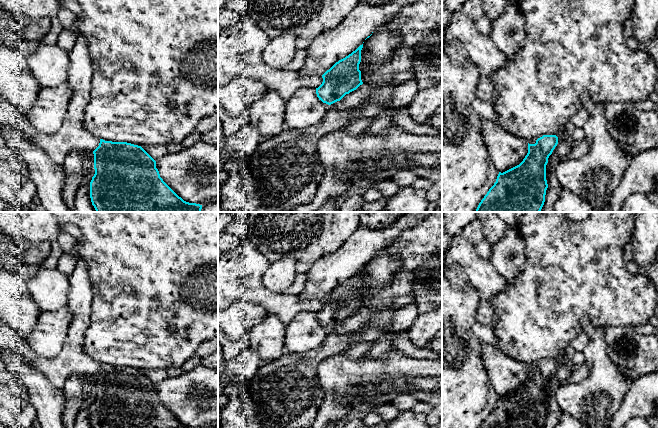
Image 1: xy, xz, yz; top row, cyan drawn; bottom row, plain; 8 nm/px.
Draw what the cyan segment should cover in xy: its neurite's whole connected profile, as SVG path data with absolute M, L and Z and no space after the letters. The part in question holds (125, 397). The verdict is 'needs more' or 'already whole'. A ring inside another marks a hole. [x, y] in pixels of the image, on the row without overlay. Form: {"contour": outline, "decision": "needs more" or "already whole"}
{"contour": "M100 363L93 378L95 398L90 406L92 428L196 428L184 425L163 405L156 385L141 370Z", "decision": "already whole"}

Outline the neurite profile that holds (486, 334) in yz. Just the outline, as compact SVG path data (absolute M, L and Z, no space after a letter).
M475 322L472 326L472 332L482 343L494 345L496 343L496 334L492 327Z

